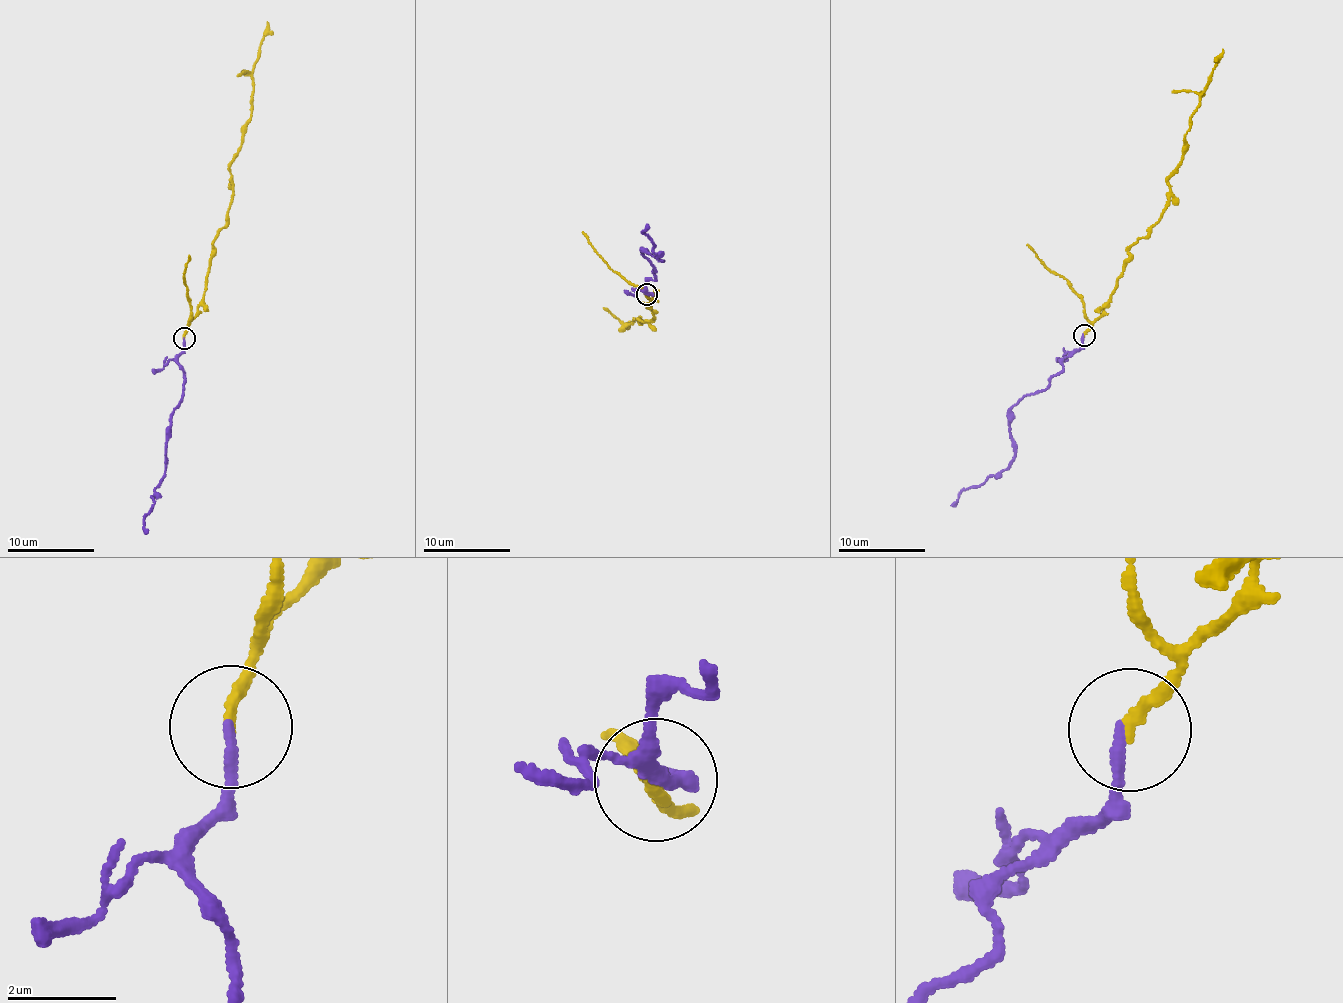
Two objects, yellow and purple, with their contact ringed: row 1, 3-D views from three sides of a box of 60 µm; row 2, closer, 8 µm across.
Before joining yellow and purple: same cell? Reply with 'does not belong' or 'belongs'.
belongs

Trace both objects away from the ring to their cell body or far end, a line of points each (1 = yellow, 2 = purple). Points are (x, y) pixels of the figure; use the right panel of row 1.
1: (1085, 334), (1110, 300), (1130, 246), (1150, 234), (1162, 213), (1188, 117), (1222, 48)
2: (1082, 334), (1081, 347), (1065, 357), (1050, 384), (1028, 393), (1010, 410), (1014, 458), (958, 495), (950, 506)

